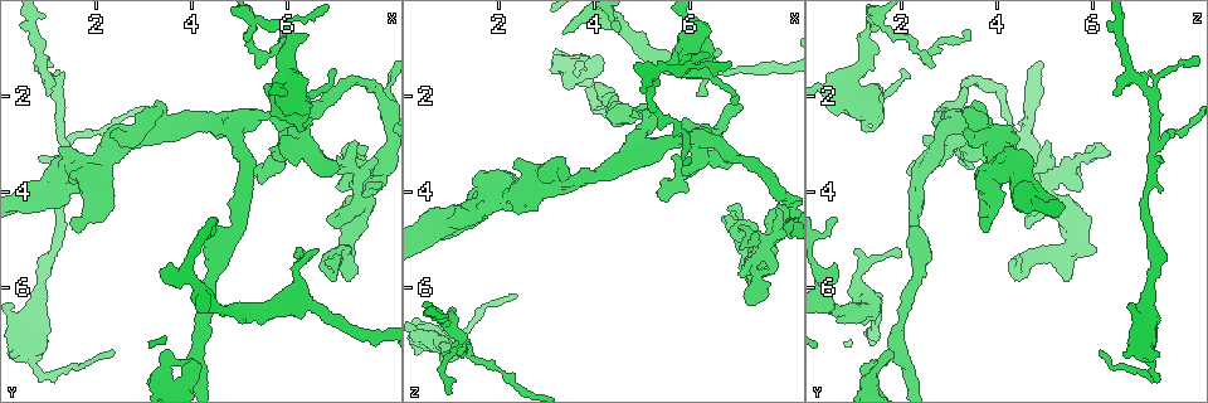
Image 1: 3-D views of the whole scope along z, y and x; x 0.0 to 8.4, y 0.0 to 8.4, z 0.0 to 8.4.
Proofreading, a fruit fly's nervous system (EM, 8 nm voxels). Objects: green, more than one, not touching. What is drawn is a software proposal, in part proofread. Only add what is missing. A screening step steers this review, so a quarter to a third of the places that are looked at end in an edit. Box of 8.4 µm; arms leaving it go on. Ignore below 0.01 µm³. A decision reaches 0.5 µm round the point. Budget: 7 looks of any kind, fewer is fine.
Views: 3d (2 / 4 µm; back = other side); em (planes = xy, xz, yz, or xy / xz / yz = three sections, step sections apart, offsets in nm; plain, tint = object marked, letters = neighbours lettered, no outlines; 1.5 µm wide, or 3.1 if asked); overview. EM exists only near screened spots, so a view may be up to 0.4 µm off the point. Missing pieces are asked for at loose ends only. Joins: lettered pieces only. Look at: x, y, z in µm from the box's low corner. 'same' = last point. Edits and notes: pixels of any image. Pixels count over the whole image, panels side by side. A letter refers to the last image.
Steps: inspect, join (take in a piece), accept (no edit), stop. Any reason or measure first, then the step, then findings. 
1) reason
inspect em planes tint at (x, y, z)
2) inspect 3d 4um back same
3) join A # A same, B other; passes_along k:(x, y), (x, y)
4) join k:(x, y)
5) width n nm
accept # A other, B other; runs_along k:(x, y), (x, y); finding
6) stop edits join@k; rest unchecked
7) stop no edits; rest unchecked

thick end
inspect 3d 4um at (1.20, 3.20, 4.20)

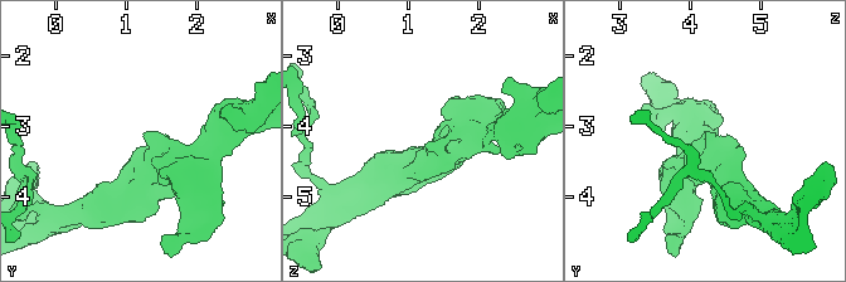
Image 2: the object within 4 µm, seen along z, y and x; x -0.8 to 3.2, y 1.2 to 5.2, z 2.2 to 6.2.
arm_widths 280, 400 nm; shape alone is not enough
inspect em 3.1um yz step 16 tint at (1.25, 3.10, 4.25)

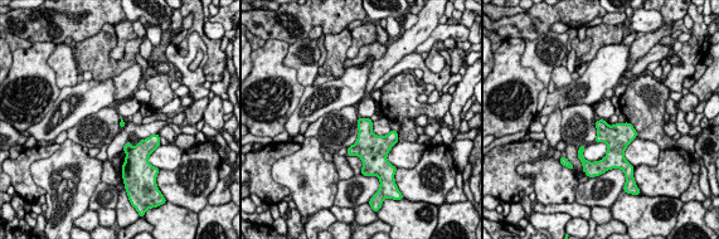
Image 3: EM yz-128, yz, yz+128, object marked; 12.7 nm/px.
another direction
inspect em 3.1um planes letters same

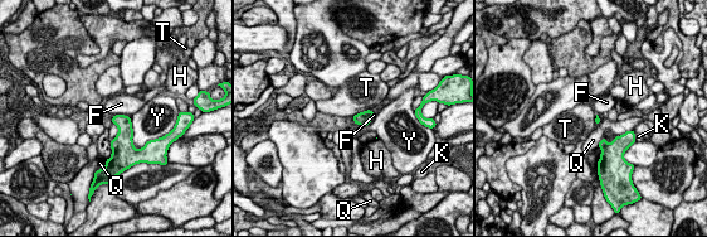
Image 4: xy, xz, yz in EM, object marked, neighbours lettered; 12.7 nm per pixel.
accept # F other, H other, K other, Q other, T other, Y other; border 4:(370, 109), (357, 112), (351, 117); none of them fits

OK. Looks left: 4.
free end
inspect 3d 2um at (1.50, 4.80, 3.75)

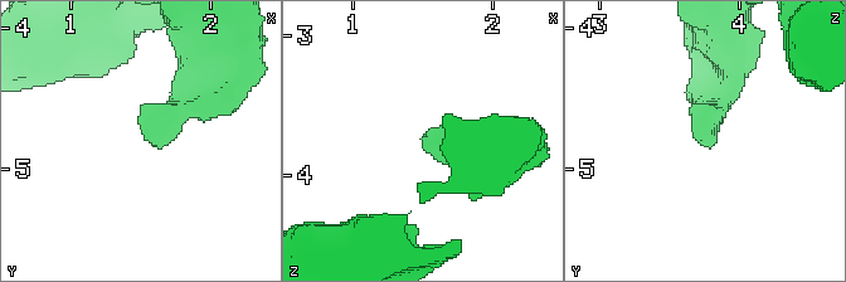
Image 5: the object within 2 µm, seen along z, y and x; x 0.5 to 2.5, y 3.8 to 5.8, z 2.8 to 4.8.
inspect em planes letters at (1.50, 4.76, 3.72)

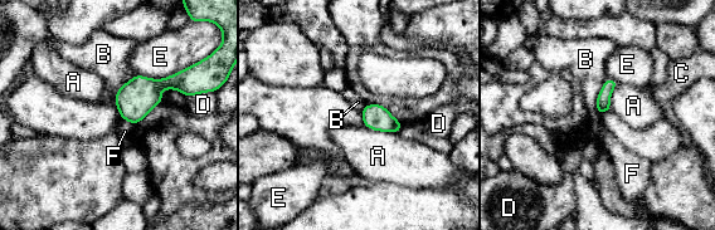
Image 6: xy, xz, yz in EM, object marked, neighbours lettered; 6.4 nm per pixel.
accept # A other, B other, C other, D other, E other, F other; border 6:(607, 78), (597, 98), (599, 114); no lettered piece goes on from it

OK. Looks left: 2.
branch stops here
inspect em planes plain at (5.40, 3.80, 3.80)

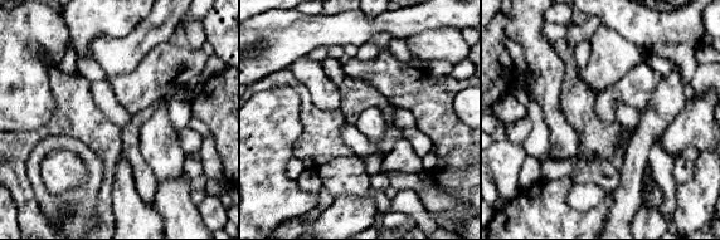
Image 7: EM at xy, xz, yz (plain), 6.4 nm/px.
see the neighbours
inspect em planes letters same

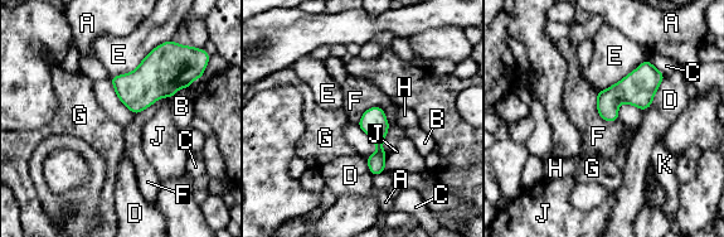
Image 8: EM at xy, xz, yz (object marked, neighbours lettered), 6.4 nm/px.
accept # A other, B other, C other, D other, E other, F other, G other, H other, J other, K other; border 8:(370, 106), (388, 122), (387, 153); no lettered piece goes on from it

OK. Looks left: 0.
stop no edits; rest unchecked

